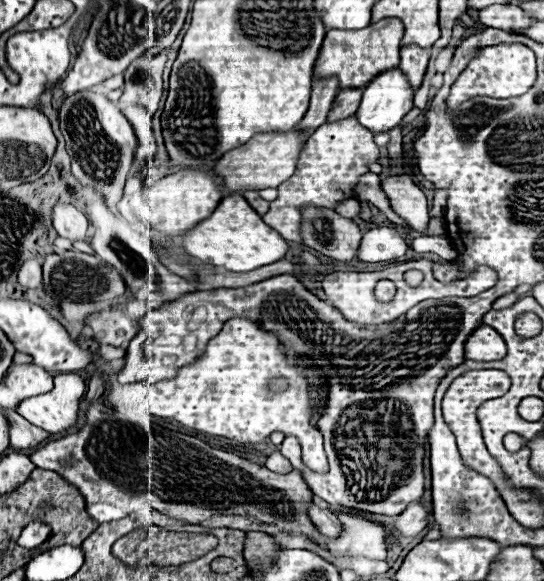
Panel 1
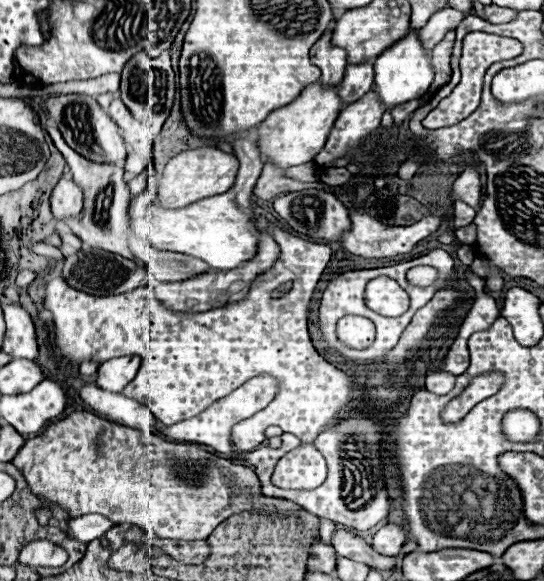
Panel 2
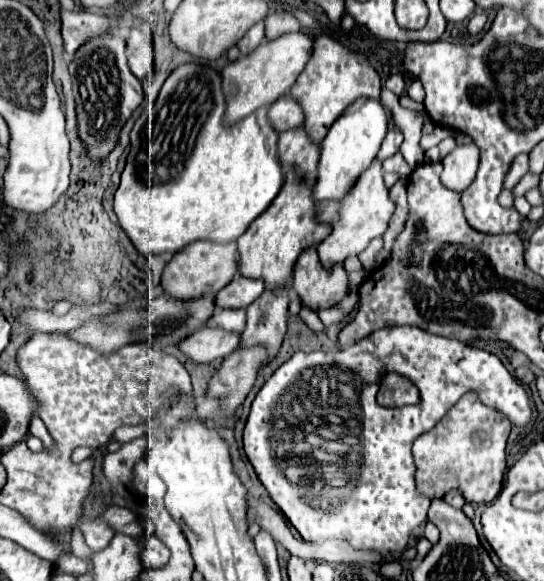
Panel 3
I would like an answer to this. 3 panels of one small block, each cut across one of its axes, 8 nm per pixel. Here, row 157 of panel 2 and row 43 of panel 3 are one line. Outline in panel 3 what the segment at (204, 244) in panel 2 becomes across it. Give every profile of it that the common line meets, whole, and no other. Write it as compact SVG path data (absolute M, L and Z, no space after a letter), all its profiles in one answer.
M258 22L258 24L254 24L242 38L240 38L240 42L236 44L238 46L238 50L240 50L240 54L242 56L248 56L254 48L258 48L258 44L264 40L264 22Z

